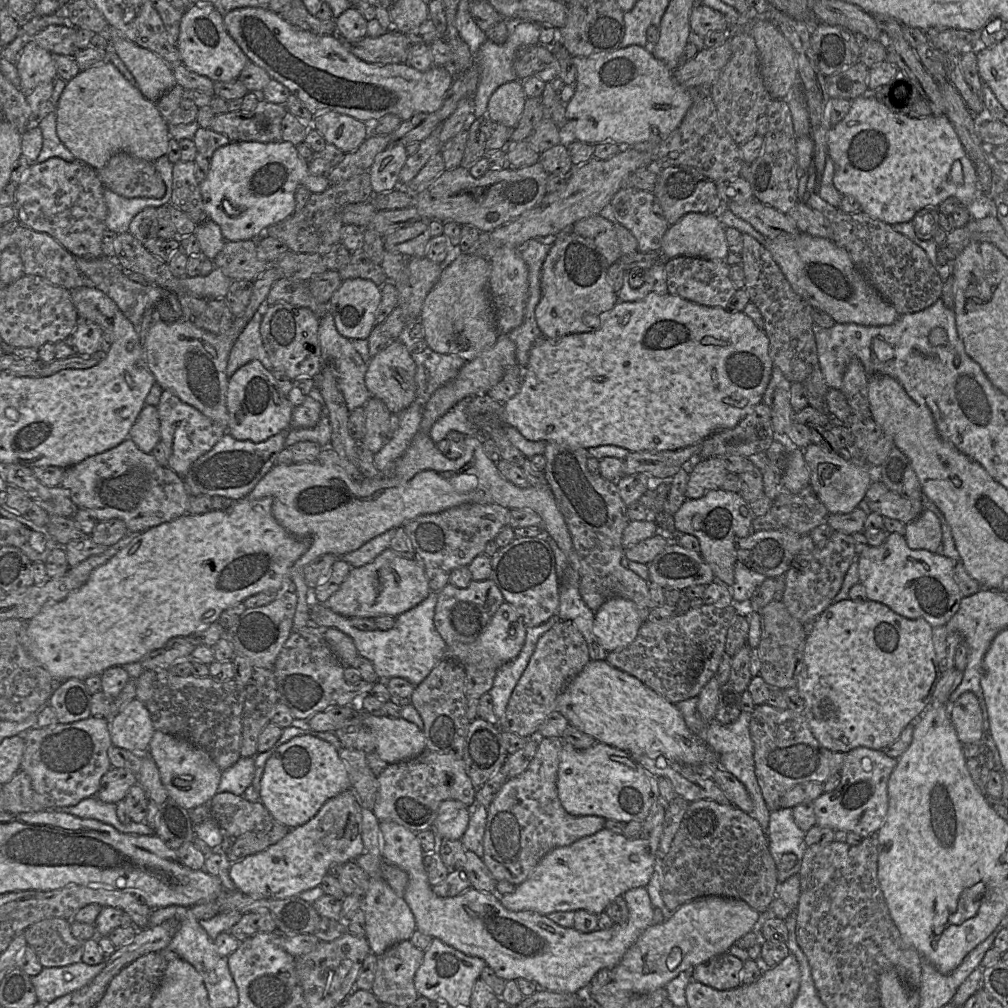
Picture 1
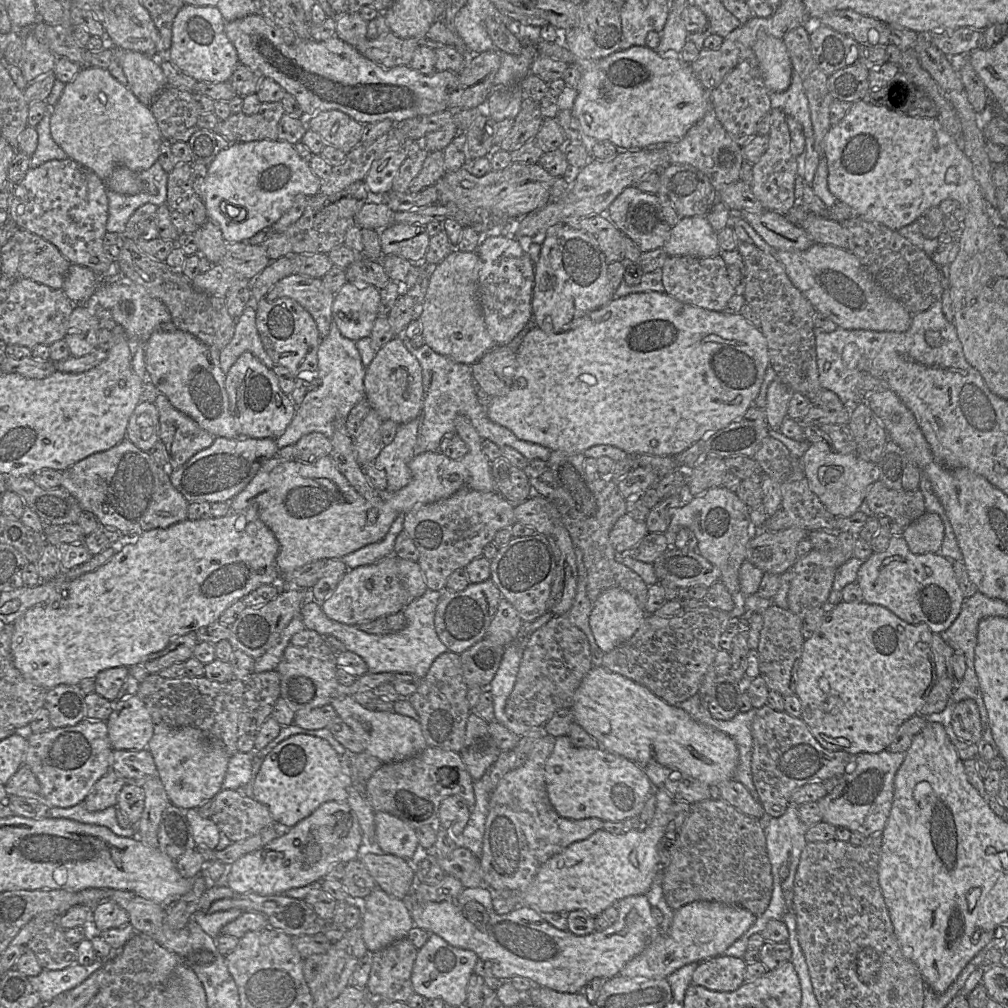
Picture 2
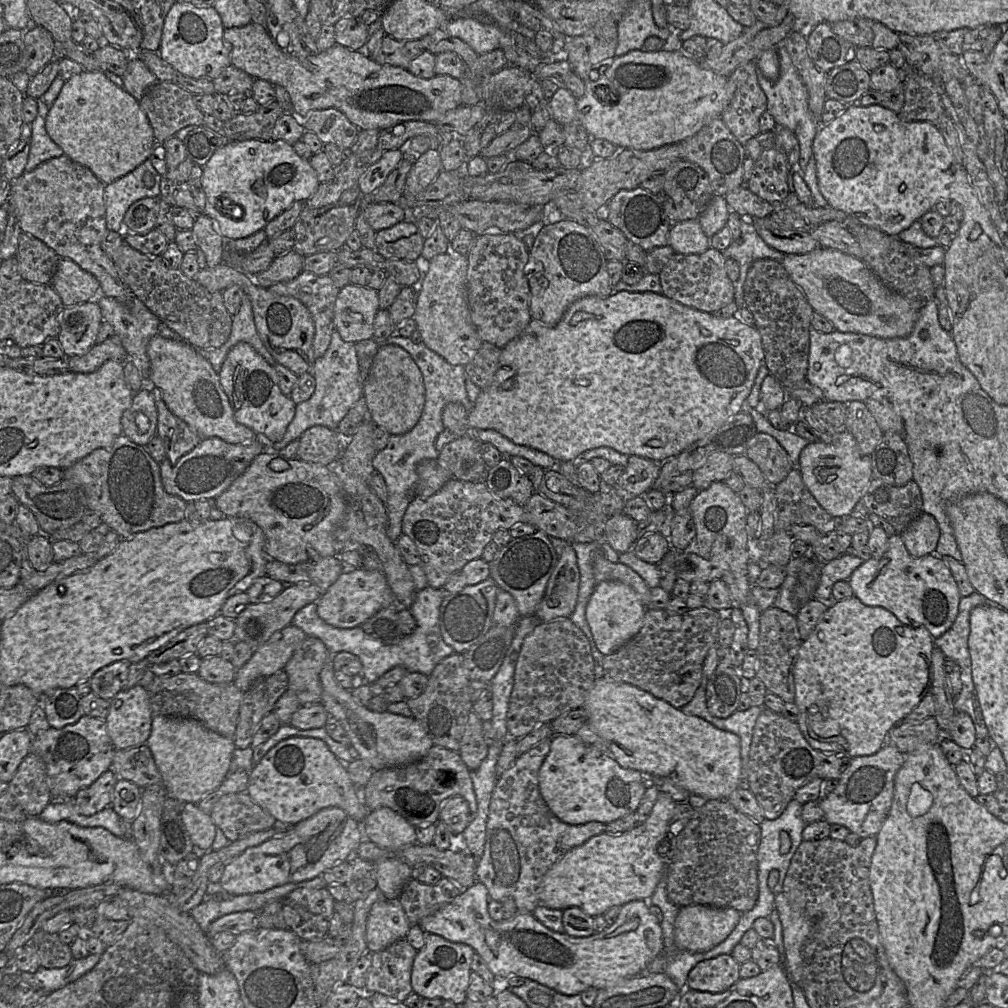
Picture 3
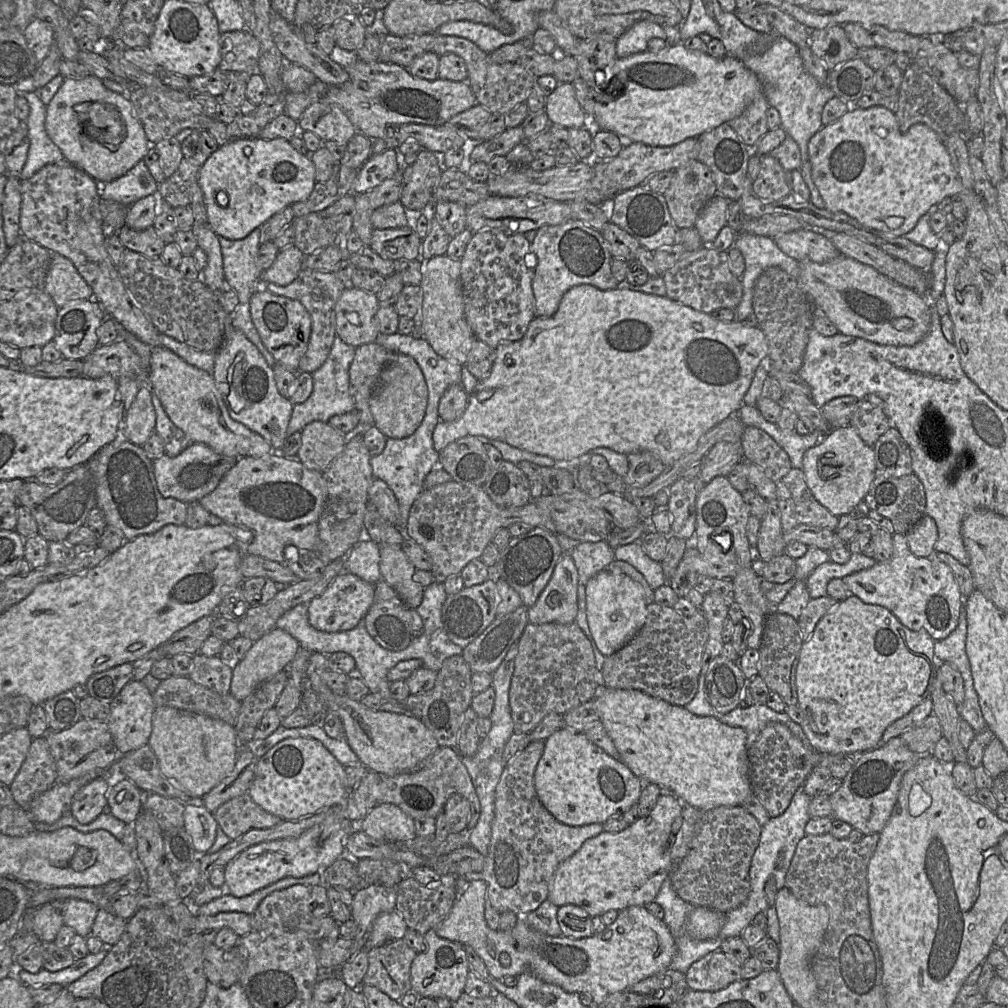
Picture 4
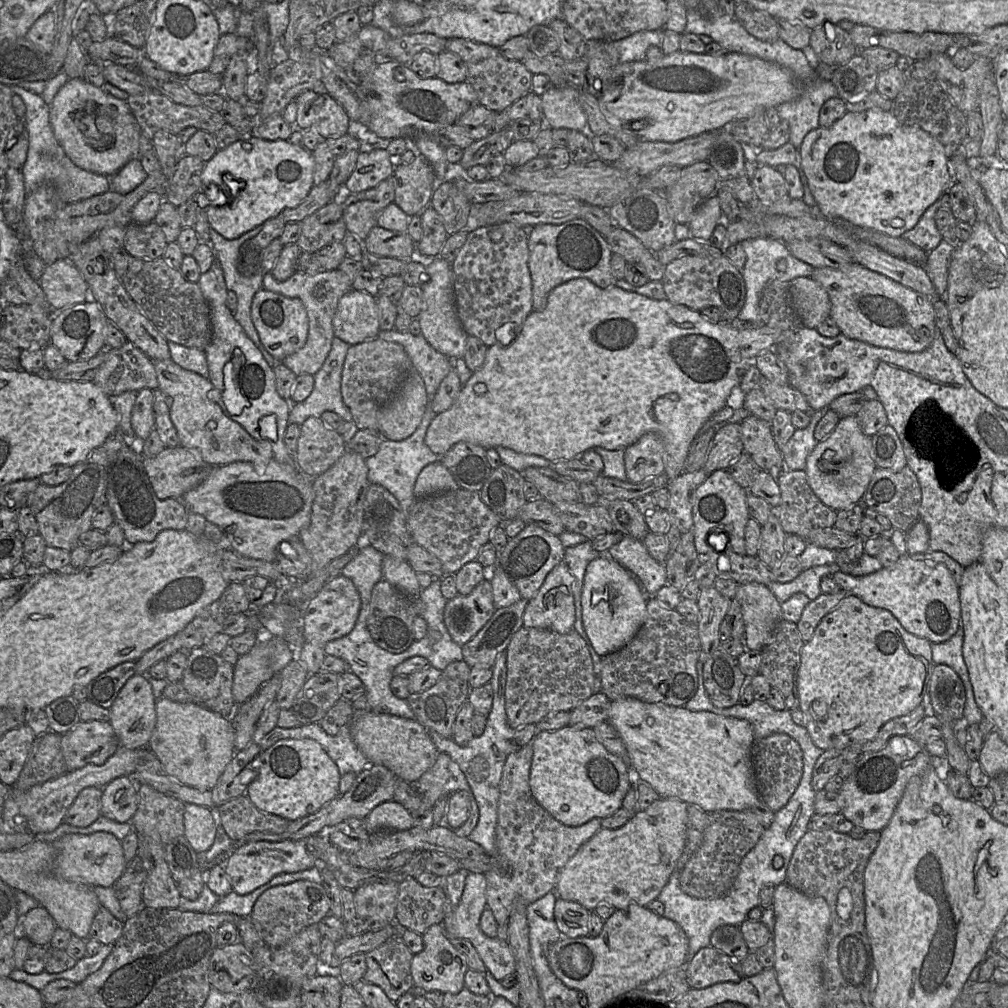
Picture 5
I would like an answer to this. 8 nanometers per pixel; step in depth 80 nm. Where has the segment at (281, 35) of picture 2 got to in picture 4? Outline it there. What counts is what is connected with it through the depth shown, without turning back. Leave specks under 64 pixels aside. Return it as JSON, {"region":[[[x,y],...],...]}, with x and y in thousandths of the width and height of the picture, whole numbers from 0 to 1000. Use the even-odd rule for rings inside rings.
{"region":[[[245,29],[218,35],[219,62],[216,68],[248,75],[256,72],[258,43]],[[356,58],[345,66],[340,66],[345,74],[345,79],[338,84],[326,84],[314,79],[305,89],[298,92],[285,92],[282,113],[296,120],[303,108],[311,102],[333,103],[345,115],[353,128],[366,137],[380,137],[384,129],[398,123],[424,123],[440,124],[449,115],[460,111],[473,103],[471,93],[463,80],[447,80],[434,77],[425,80],[409,74],[405,67],[394,63],[378,61],[361,62]]]}

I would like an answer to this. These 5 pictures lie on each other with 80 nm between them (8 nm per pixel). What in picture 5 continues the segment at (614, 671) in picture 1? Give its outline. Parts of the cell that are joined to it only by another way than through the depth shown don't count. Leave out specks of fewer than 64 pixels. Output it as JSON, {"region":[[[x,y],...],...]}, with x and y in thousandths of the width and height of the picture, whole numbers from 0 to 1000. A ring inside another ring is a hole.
{"region":[[[617,692],[606,696],[603,716],[618,734],[626,760],[655,791],[674,792],[701,807],[738,805],[755,794],[746,760],[748,727],[743,715]]]}

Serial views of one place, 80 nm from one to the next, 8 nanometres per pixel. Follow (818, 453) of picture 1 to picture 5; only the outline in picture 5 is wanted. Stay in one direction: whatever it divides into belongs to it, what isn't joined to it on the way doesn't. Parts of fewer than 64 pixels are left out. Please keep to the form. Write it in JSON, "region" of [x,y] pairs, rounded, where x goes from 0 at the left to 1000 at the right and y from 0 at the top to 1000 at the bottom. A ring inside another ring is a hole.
{"region":[[[840,413],[833,415],[827,427],[811,439],[801,453],[799,468],[808,490],[830,508],[854,499],[869,464],[864,434],[855,429],[848,413]]]}

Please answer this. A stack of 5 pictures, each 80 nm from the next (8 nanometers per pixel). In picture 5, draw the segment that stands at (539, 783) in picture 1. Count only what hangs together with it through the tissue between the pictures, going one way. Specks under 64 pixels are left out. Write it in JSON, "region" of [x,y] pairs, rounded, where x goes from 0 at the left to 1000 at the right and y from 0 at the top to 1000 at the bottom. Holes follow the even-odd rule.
{"region":[[[524,738],[520,740],[519,742],[510,745],[506,747],[502,753],[499,766],[498,766],[498,772],[496,775],[496,790],[495,790],[495,796],[494,796],[494,813],[491,823],[491,835],[492,835],[492,842],[491,842],[491,849],[487,850],[487,862],[480,866],[482,871],[482,893],[483,893],[483,900],[489,905],[489,908],[491,910],[491,913],[494,918],[498,918],[504,915],[504,911],[507,905],[509,894],[512,891],[518,891],[523,897],[526,897],[528,895],[531,895],[532,893],[536,892],[540,888],[542,888],[544,885],[549,884],[551,882],[554,868],[557,864],[557,862],[561,859],[561,857],[569,849],[569,847],[574,843],[574,841],[582,835],[584,832],[586,832],[595,822],[597,822],[596,818],[596,813],[594,812],[588,812],[582,816],[573,819],[573,820],[564,820],[557,815],[553,814],[551,812],[549,812],[530,792],[525,774],[526,774],[526,765],[527,765],[527,759],[528,759],[528,752],[529,752],[529,741],[528,738]]]}

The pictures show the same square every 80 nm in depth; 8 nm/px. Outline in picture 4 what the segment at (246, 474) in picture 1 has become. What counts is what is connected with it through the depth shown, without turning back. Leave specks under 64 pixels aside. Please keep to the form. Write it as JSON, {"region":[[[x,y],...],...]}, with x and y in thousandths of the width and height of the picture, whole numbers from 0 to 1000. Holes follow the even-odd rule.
{"region":[[[190,439],[175,453],[163,450],[152,457],[156,484],[164,494],[175,494],[185,500],[197,497],[215,483],[222,470],[235,459],[236,455],[217,451],[202,440]]]}

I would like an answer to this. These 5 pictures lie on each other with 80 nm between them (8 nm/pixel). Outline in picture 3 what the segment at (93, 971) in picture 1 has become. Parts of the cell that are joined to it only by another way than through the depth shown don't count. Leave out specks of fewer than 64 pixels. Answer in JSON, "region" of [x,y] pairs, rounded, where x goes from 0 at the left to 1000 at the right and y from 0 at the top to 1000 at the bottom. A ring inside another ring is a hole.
{"region":[[[89,946],[84,950],[74,952],[62,960],[46,961],[40,959],[35,965],[18,964],[21,971],[31,978],[38,978],[54,984],[76,972],[88,964],[100,951],[98,946]]]}

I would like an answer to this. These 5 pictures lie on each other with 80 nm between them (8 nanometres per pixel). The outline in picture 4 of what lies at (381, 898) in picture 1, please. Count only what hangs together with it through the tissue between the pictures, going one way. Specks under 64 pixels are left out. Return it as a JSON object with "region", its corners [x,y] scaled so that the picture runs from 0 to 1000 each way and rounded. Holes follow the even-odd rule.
{"region":[[[393,903],[378,906],[370,915],[362,941],[366,942],[384,935],[398,932],[401,930],[404,921],[402,914]]]}

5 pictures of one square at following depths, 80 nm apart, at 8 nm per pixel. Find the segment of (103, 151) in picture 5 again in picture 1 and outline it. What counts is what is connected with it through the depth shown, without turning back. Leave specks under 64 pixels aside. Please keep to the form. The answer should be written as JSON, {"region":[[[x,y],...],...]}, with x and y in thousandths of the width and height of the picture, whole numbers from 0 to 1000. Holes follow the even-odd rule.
{"region":[[[108,61],[79,69],[65,81],[56,103],[56,132],[76,160],[94,169],[117,151],[153,161],[166,153],[169,140],[155,101],[145,98]]]}

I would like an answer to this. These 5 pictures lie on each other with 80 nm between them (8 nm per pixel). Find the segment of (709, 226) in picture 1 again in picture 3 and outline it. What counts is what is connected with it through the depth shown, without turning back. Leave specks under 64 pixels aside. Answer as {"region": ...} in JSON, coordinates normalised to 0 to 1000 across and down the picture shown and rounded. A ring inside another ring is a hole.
{"region":[[[692,217],[680,218],[666,224],[663,244],[671,252],[695,252],[704,245],[704,236],[697,230]]]}

